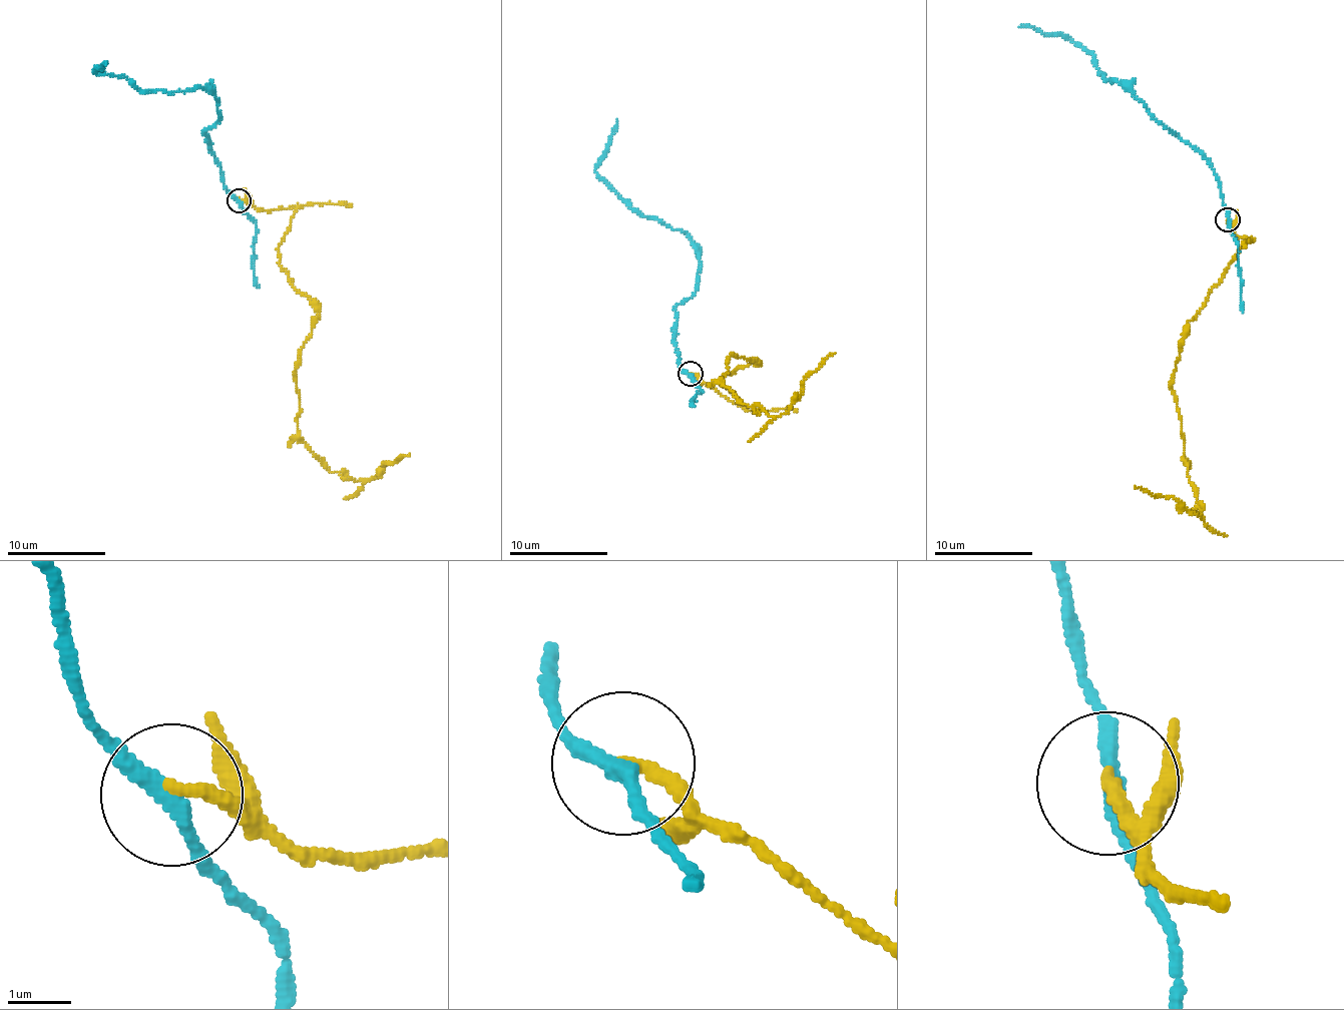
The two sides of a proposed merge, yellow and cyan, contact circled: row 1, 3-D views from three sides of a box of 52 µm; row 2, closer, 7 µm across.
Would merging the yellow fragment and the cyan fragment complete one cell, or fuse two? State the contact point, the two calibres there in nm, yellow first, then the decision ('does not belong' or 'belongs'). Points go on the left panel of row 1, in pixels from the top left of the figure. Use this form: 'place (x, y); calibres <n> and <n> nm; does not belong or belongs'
place (239, 200); calibres 200 and 240 nm; does not belong

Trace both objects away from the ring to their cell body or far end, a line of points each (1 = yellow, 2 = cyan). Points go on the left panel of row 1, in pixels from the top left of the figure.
1: (239, 199), (294, 211), (278, 257), (317, 315), (298, 358), (298, 438), (329, 470), (360, 481), (409, 453)
2: (239, 199), (224, 186), (204, 133), (218, 118), (214, 96), (194, 85), (140, 90), (93, 71), (105, 65)

